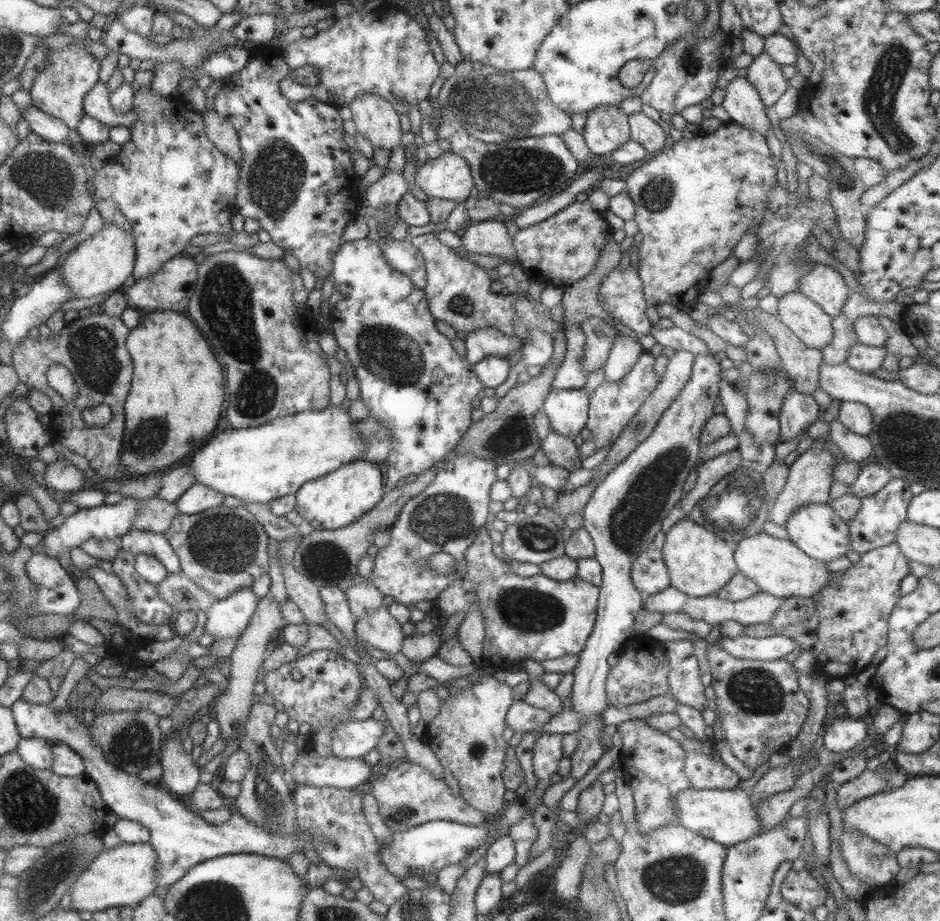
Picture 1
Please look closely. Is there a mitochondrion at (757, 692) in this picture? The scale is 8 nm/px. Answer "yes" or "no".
yes

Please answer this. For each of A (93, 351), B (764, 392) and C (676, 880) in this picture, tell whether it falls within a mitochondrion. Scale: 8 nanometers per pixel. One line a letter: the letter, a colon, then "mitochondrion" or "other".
A: mitochondrion
B: mitochondrion
C: mitochondrion

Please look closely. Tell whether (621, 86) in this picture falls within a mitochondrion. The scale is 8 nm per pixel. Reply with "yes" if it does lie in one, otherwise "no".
no

